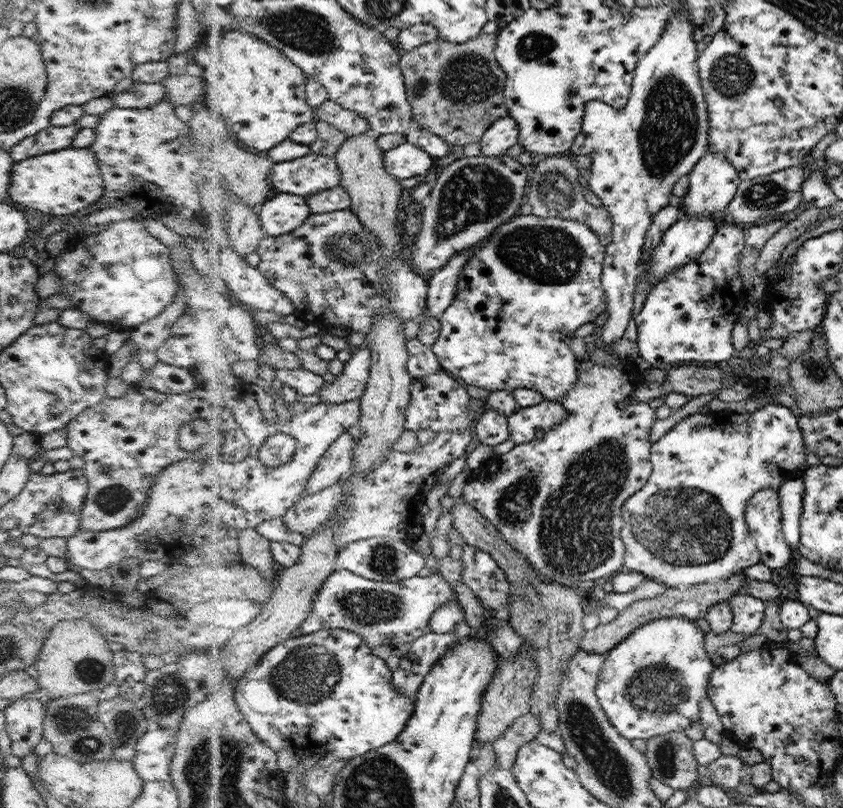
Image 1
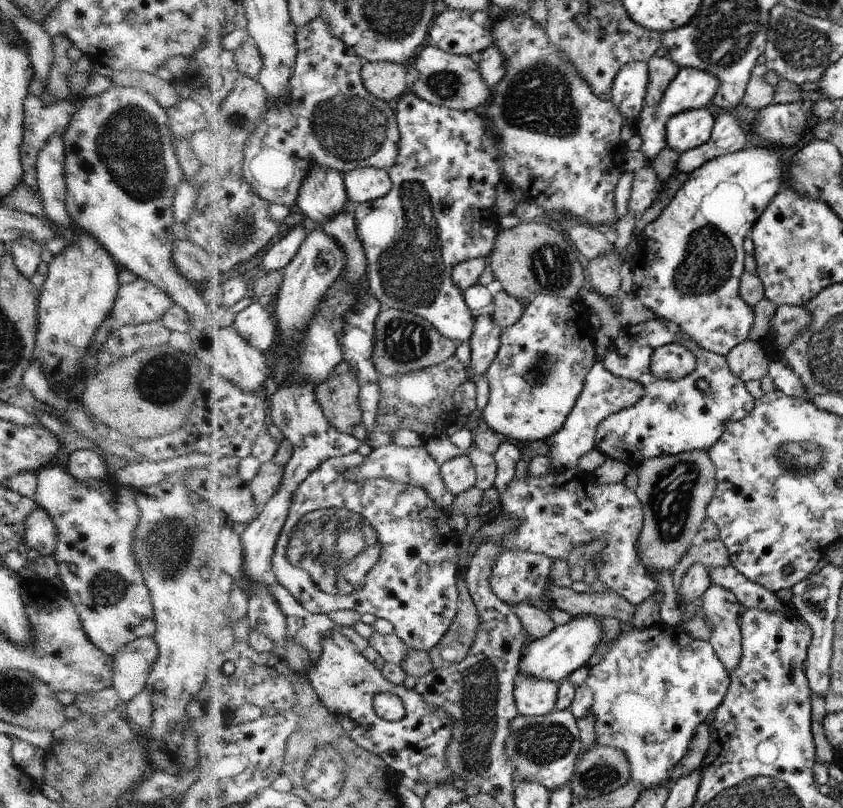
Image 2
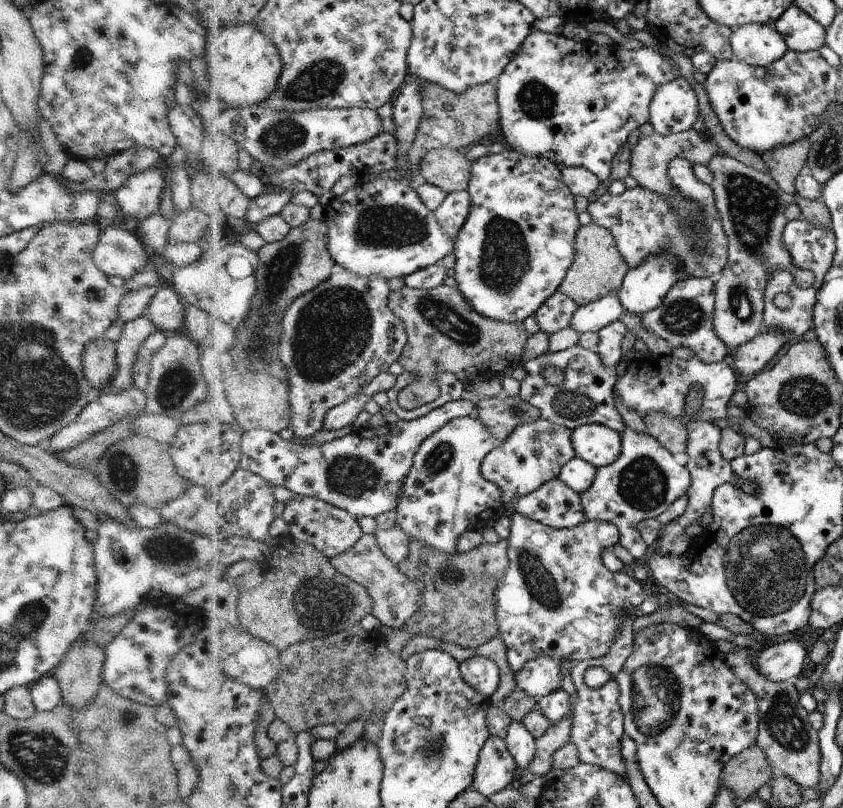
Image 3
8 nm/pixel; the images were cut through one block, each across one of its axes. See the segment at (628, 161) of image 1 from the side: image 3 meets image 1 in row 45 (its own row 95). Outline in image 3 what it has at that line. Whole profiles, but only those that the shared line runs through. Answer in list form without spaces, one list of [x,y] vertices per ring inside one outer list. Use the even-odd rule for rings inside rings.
[[[679,74],[672,82],[662,84],[662,86],[656,90],[653,102],[650,102],[649,123],[652,124],[655,132],[662,136],[681,133],[692,129],[698,116],[698,100],[696,99],[694,88]]]

